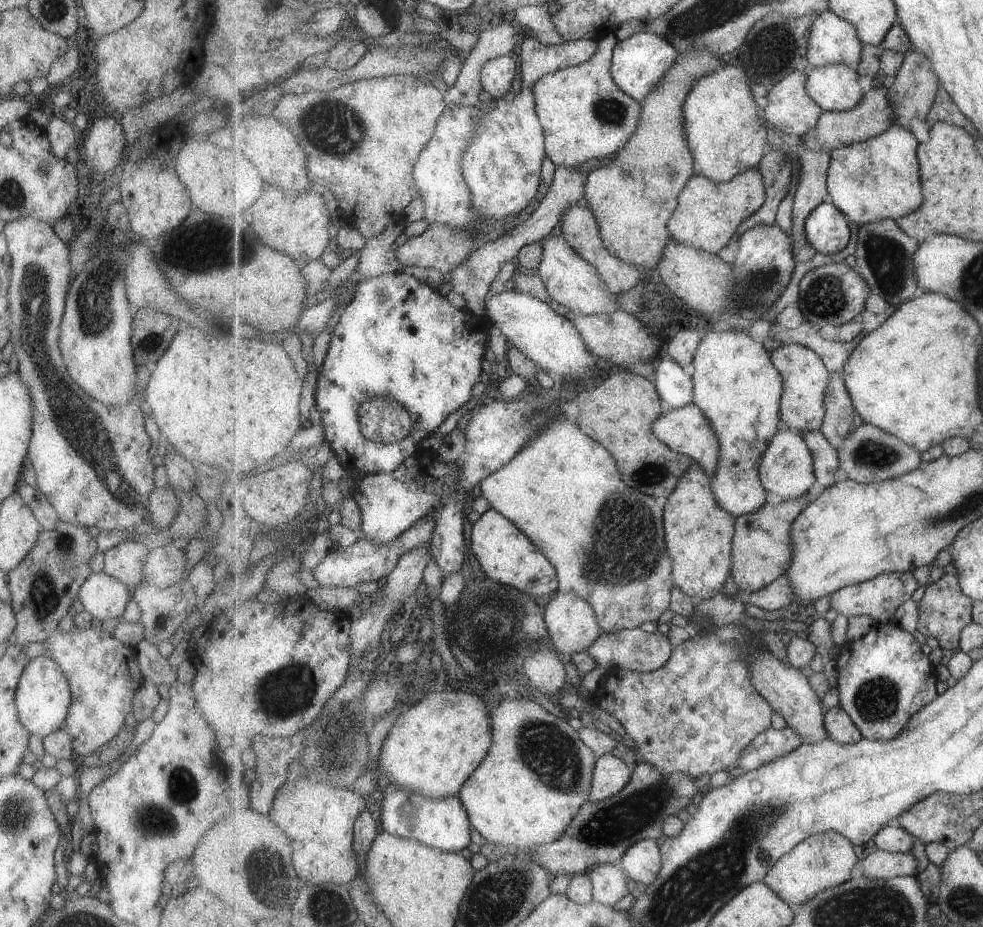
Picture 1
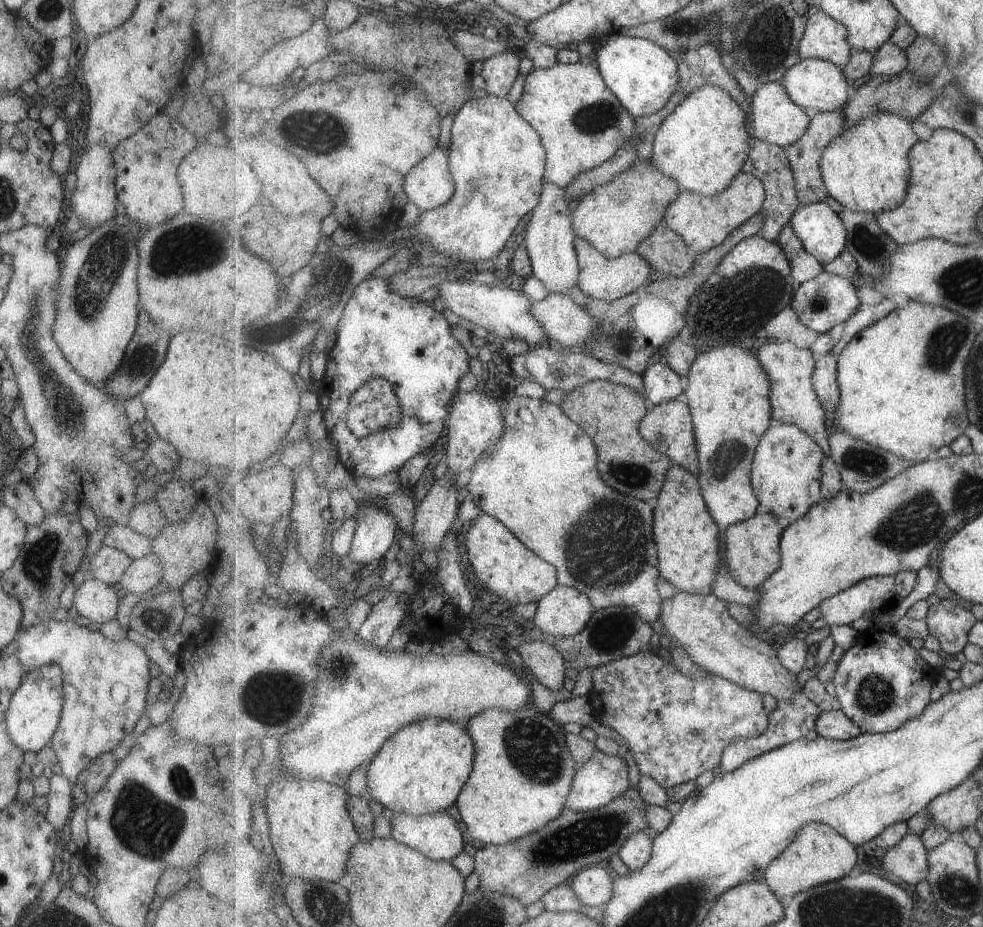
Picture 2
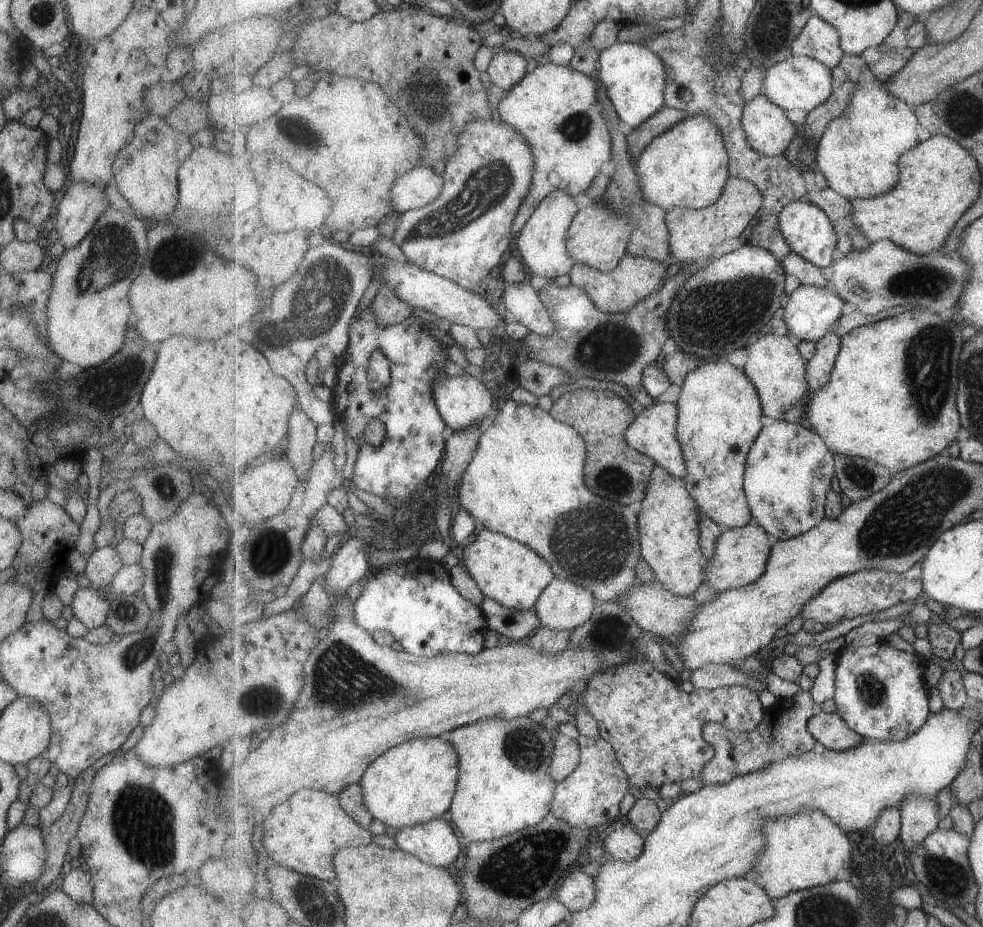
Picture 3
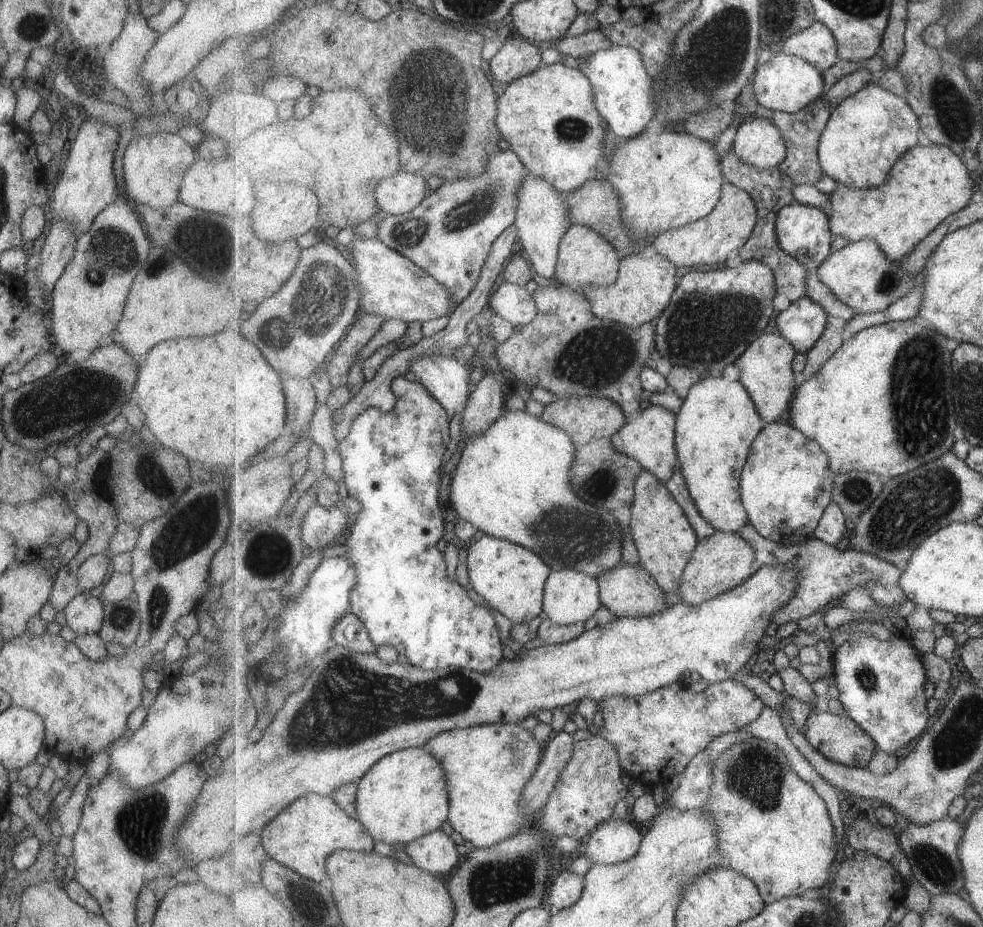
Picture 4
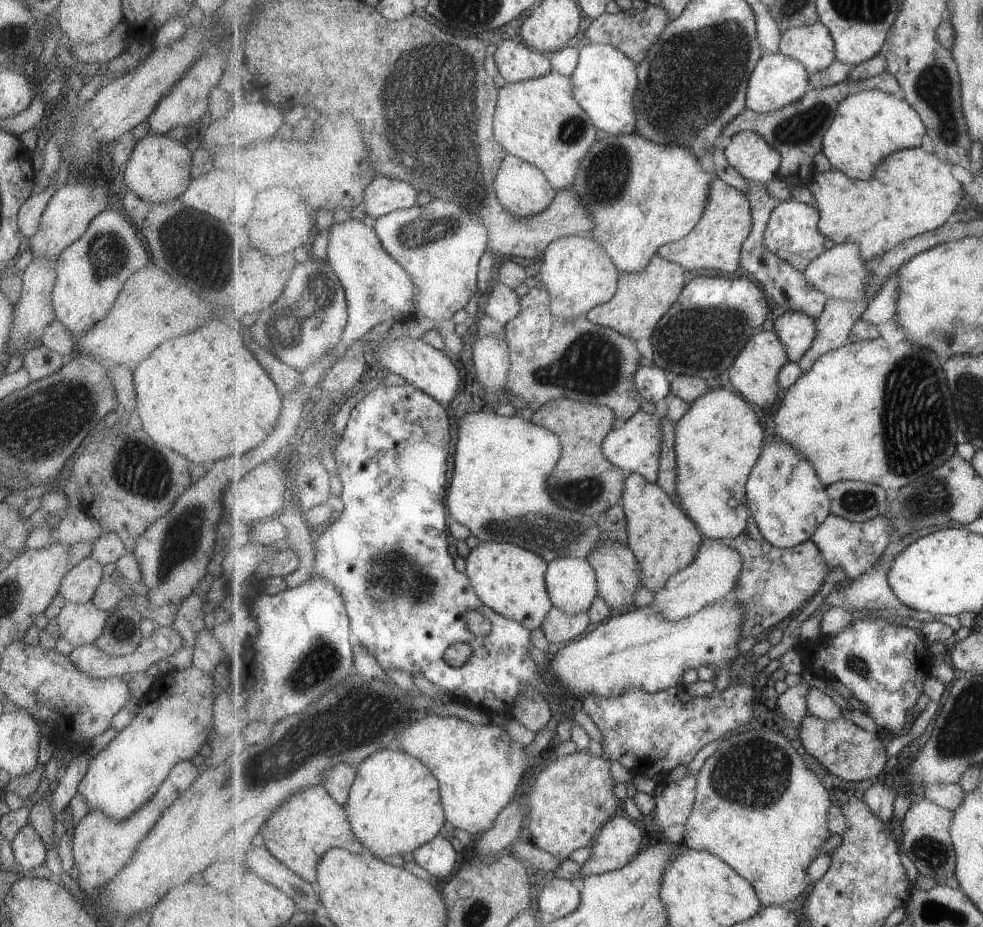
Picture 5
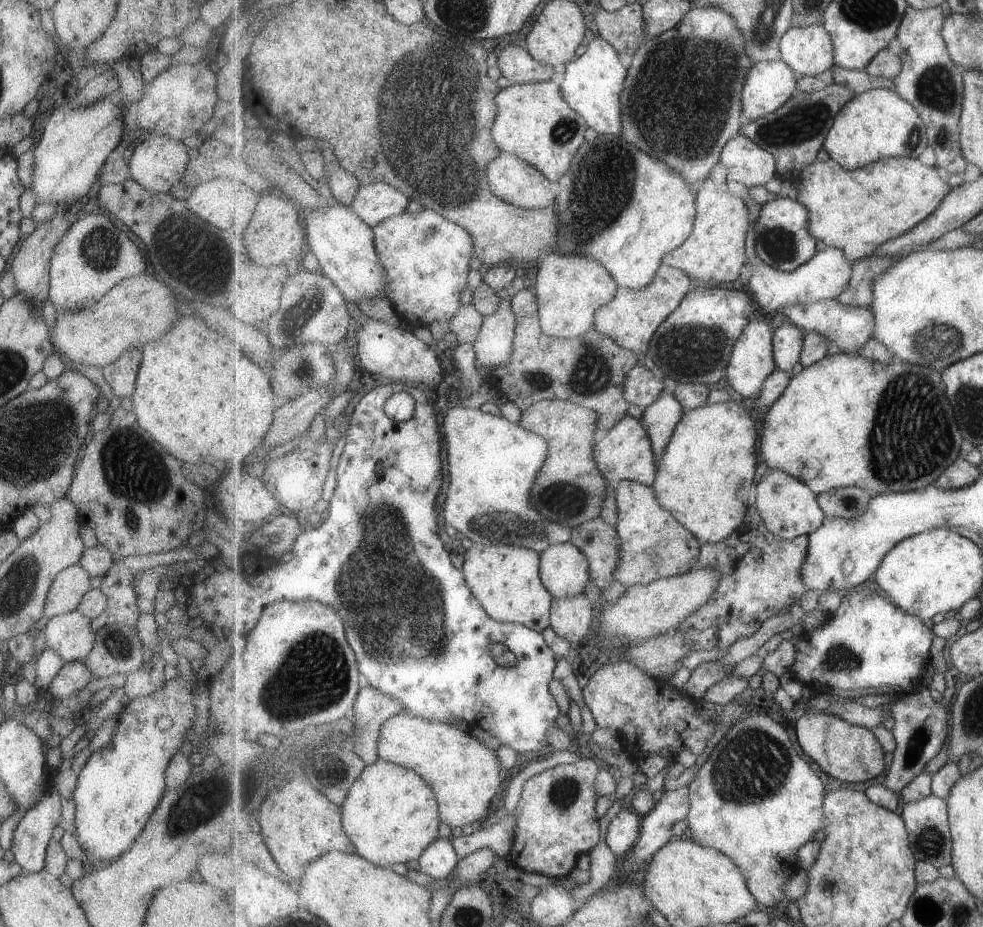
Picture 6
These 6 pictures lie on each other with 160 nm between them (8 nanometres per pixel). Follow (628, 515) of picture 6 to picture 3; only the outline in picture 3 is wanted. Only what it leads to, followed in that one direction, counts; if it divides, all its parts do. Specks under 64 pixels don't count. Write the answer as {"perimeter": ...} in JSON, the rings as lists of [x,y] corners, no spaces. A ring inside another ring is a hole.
{"perimeter":[[[661,467],[655,468],[647,488],[647,497],[641,502],[642,510],[638,518],[642,555],[667,590],[683,597],[691,596],[704,584],[706,559],[702,552],[699,508],[684,480],[675,478],[671,472]]]}

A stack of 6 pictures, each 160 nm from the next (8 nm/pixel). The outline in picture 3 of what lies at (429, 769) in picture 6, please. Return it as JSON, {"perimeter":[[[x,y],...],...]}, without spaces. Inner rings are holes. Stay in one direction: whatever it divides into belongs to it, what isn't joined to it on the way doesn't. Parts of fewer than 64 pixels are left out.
{"perimeter":[[[529,716],[513,720],[491,718],[475,724],[461,726],[441,738],[451,742],[458,751],[459,779],[450,813],[451,824],[471,843],[495,841],[515,832],[539,825],[551,813],[555,788],[558,784],[549,774],[553,762],[553,750],[558,732],[549,730],[541,723],[533,722]]]}

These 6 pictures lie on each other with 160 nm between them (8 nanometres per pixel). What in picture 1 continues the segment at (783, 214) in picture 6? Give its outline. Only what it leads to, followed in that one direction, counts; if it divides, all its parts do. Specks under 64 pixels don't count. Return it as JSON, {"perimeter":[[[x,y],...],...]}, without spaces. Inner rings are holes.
{"perimeter":[[[830,200],[823,201],[806,220],[809,244],[821,254],[841,252],[851,240],[847,215]]]}

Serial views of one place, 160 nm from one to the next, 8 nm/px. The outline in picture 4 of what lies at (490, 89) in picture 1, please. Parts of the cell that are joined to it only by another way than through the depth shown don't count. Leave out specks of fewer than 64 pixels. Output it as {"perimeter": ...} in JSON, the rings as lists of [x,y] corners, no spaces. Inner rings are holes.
{"perimeter":[[[509,38],[489,60],[496,82],[510,85],[514,80],[541,68],[542,47],[525,38]]]}

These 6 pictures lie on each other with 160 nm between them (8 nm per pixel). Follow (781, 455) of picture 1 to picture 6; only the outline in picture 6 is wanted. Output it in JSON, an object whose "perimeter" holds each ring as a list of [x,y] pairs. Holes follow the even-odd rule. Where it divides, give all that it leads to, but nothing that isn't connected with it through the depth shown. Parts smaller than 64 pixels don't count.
{"perimeter":[[[771,469],[756,485],[756,502],[758,511],[762,514],[766,527],[778,537],[793,540],[801,535],[809,536],[826,520],[826,511],[818,501],[818,494],[802,479],[789,473]]]}

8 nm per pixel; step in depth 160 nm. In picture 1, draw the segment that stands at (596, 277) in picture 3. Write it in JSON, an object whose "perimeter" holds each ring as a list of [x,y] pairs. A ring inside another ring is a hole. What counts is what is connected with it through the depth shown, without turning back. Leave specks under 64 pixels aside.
{"perimeter":[[[584,202],[575,203],[565,211],[565,216],[562,218],[562,230],[567,242],[580,255],[583,255],[587,262],[591,262],[599,270],[607,290],[611,290],[615,294],[623,294],[623,292],[631,290],[639,282],[642,269],[635,264],[625,262],[625,260],[616,257],[607,250],[606,243],[603,242],[599,221],[595,213],[587,207],[587,204]]]}

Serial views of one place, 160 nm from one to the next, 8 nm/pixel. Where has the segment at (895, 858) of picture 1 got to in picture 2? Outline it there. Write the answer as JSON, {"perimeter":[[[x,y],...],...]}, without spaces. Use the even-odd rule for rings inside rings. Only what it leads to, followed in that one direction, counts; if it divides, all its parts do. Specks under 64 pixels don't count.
{"perimeter":[[[907,832],[899,844],[887,850],[882,869],[915,887],[929,876],[927,852],[923,836]]]}

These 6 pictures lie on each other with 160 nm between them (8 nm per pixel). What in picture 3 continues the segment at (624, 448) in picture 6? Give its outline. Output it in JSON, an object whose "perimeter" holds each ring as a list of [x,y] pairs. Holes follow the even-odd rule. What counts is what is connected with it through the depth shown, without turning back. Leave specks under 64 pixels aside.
{"perimeter":[[[656,403],[649,407],[640,408],[635,421],[627,430],[625,438],[631,448],[653,458],[657,467],[671,472],[675,478],[684,480],[687,477],[687,464],[682,444],[678,438],[678,415],[679,408],[676,403]]]}

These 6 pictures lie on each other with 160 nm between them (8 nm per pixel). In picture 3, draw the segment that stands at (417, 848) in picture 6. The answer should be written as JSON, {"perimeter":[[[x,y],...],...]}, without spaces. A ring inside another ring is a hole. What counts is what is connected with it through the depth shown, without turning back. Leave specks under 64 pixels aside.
{"perimeter":[[[440,736],[403,742],[376,759],[363,776],[366,809],[392,833],[437,820],[450,811],[458,793],[459,764],[455,746]]]}

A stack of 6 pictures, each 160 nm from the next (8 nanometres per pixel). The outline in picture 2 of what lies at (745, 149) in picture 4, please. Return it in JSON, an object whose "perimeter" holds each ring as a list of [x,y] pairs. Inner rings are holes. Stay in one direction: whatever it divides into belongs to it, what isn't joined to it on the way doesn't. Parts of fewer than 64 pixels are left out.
{"perimeter":[[[780,80],[761,85],[751,100],[752,128],[755,138],[783,148],[792,146],[799,138],[805,136],[812,118],[807,116],[807,109],[801,108],[789,98]]]}

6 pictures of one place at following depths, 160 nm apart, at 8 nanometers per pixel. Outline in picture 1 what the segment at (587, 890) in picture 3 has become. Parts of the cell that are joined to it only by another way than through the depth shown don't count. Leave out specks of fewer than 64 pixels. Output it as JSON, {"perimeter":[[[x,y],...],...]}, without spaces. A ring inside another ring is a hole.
{"perimeter":[[[619,863],[597,865],[589,871],[594,884],[594,900],[613,906],[632,890],[633,882]]]}

